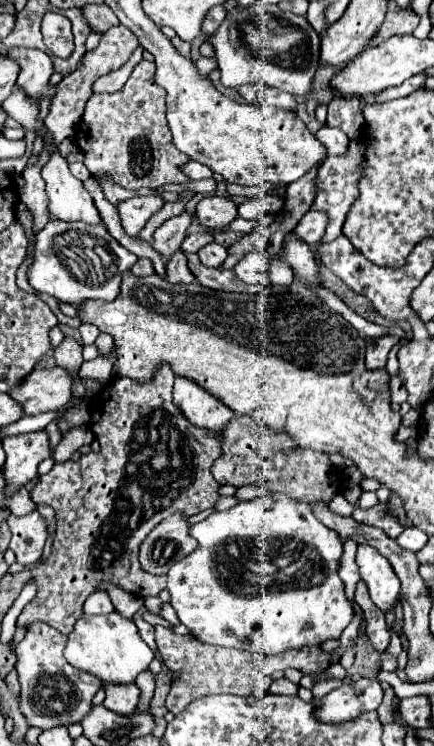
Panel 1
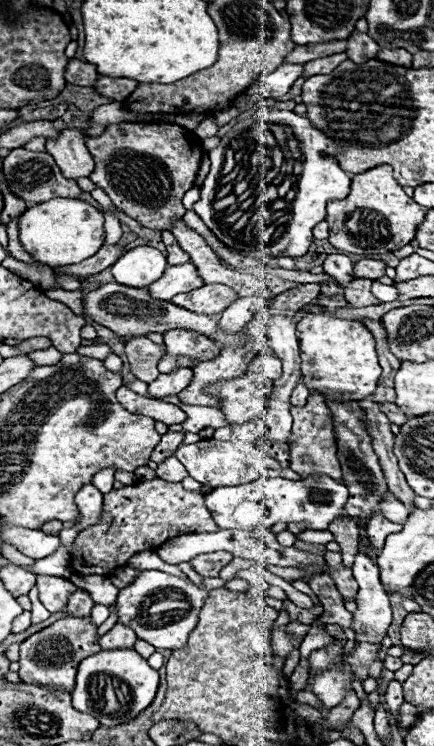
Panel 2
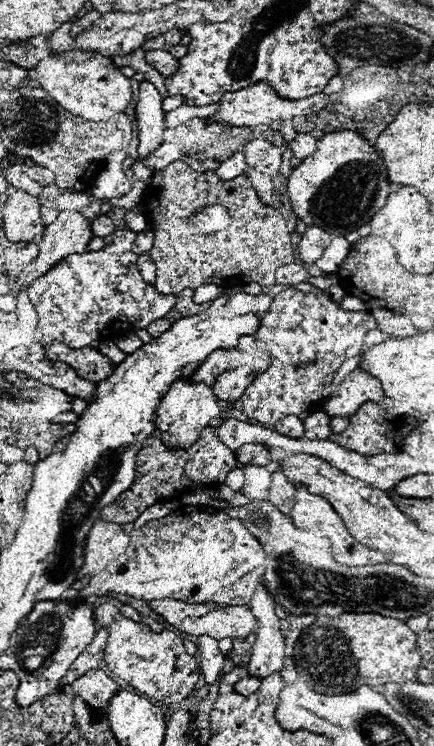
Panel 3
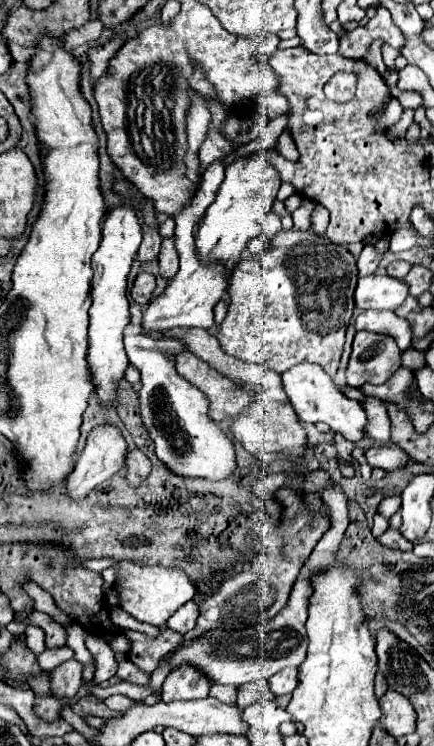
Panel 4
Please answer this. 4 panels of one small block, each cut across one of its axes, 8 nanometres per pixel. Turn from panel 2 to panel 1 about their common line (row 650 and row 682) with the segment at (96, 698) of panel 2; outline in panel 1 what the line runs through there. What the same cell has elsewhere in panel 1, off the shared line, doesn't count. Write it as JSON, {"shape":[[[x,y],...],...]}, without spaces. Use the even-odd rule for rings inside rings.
{"shape":[[[112,612],[108,616],[86,616],[84,620],[78,620],[74,630],[68,634],[64,656],[68,664],[90,672],[102,684],[136,684],[136,676],[148,670],[154,652],[140,638],[132,620]]]}

